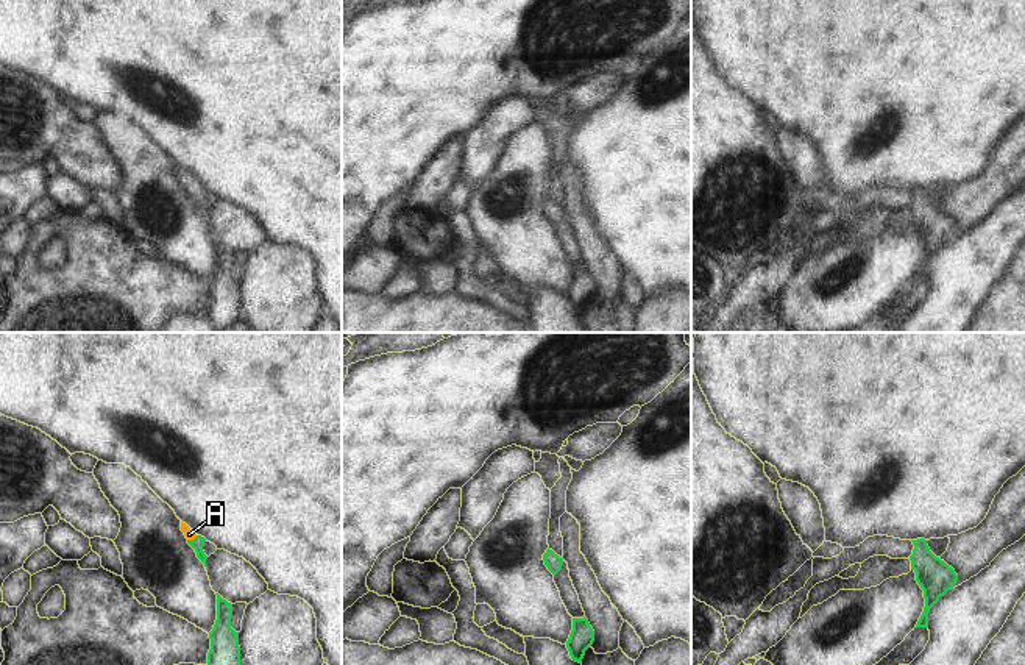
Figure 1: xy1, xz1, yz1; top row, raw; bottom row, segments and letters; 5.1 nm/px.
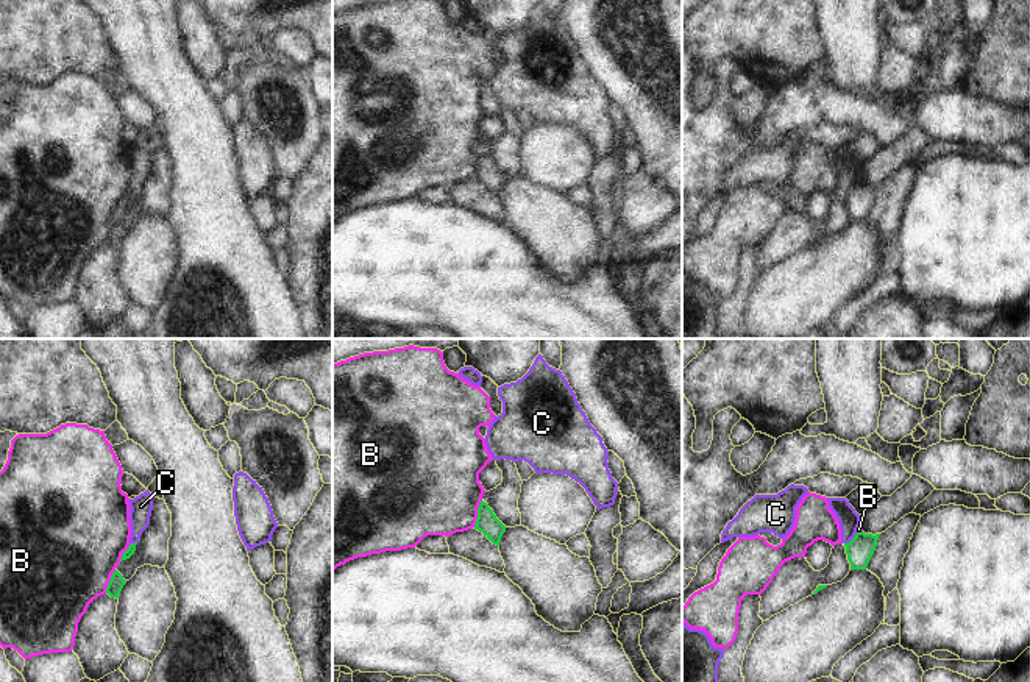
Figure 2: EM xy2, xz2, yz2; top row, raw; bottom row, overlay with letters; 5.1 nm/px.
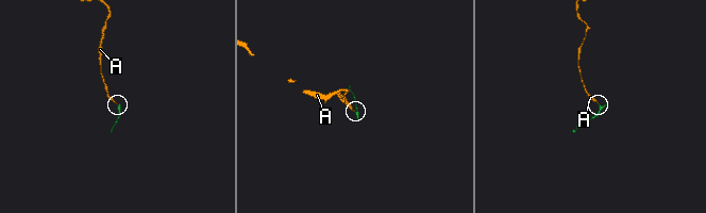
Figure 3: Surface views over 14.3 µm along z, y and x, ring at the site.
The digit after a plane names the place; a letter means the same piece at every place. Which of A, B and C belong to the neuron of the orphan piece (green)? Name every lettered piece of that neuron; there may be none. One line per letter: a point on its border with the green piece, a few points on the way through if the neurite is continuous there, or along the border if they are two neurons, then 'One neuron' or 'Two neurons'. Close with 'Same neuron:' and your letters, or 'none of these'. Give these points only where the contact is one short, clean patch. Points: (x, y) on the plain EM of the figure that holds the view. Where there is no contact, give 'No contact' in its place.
A: Touches green at xy1 (194, 189). Path across: xy1 (197, 194), (194, 189), (189, 184). One neuron
B: Touches green at xz2 (478, 164). Two neurons
C: Touches green at yz2 (852, 189). Boundary: yz2 (857, 183), (845, 194). Two neurons
Same neuron: A.

